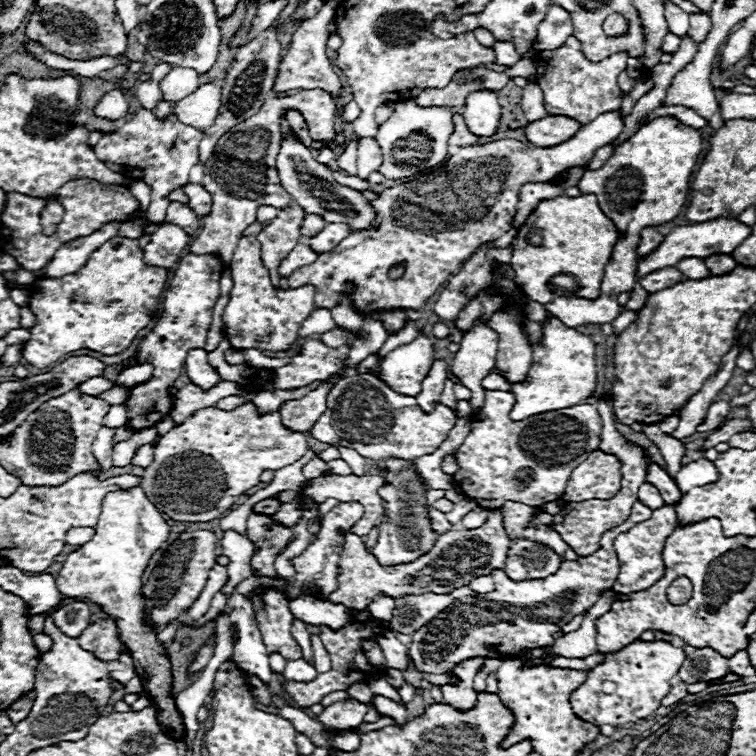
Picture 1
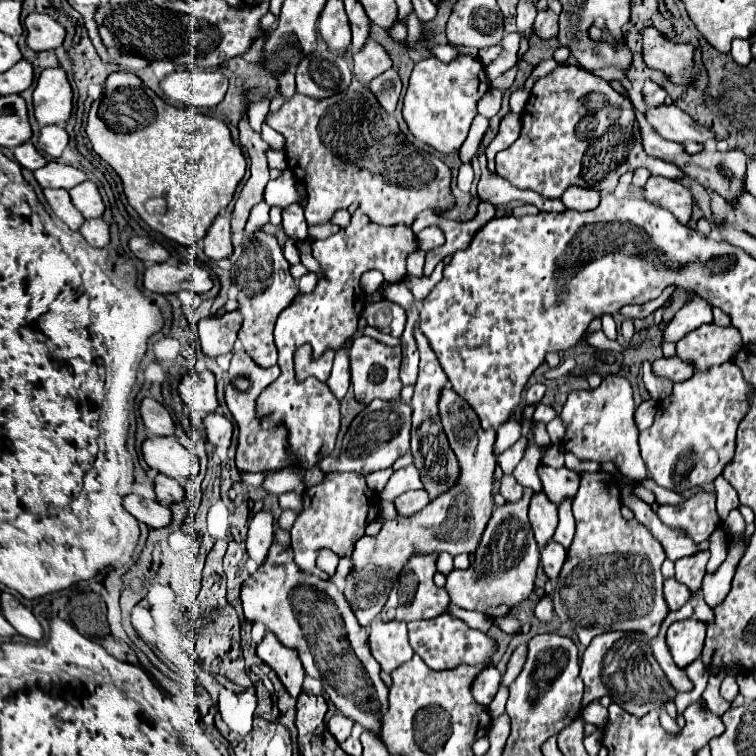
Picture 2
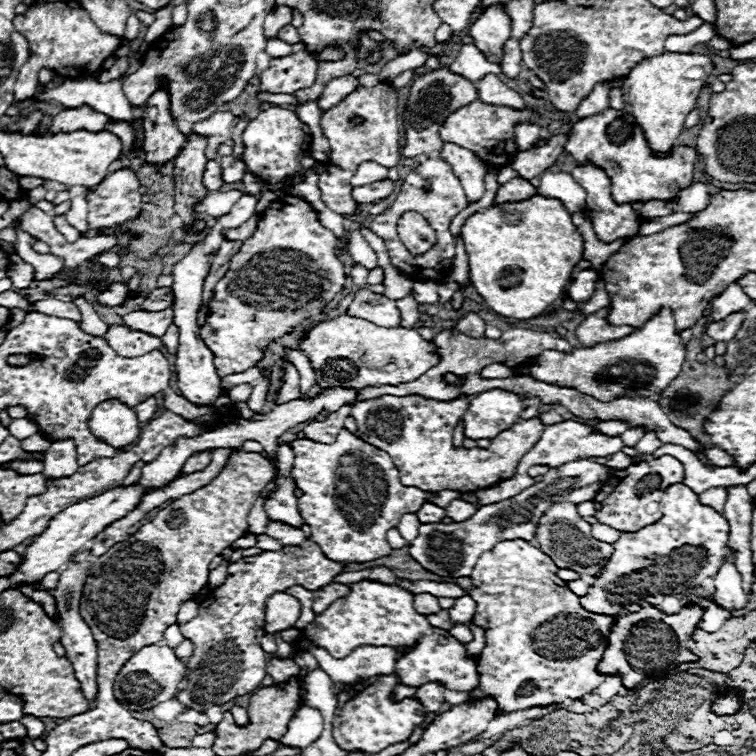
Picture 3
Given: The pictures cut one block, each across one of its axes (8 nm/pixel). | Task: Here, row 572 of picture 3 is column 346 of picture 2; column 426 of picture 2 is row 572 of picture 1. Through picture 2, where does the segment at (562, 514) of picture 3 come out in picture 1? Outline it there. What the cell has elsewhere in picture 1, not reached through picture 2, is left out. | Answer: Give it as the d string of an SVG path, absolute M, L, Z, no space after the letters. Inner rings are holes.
M516 540L510 548L504 572L512 580L536 580L560 568L562 560L550 548L532 540Z

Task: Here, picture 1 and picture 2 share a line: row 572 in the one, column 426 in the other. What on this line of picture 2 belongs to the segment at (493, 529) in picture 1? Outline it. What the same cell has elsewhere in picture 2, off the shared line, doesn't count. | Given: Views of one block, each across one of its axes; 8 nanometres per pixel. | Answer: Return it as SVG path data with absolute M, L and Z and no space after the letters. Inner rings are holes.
M416 324L416 328L414 328L414 338L416 338L416 344L418 344L418 350L420 350L420 374L418 374L418 382L416 382L416 390L414 390L414 398L412 398L412 408L414 408L414 414L412 414L412 456L414 456L414 464L416 464L416 468L420 470L420 476L422 476L422 482L424 482L424 490L428 492L428 496L430 496L430 498L436 498L436 496L440 496L442 492L446 492L448 488L452 488L452 484L456 484L456 480L458 480L458 472L460 472L460 470L458 470L458 460L456 460L456 456L454 456L452 448L448 446L446 434L444 434L444 430L442 430L442 426L440 426L440 412L438 412L438 400L440 400L442 388L448 384L448 376L444 374L444 370L442 370L442 366L440 366L440 362L438 362L438 358L436 358L434 350L430 348L430 344L428 344L426 336L422 334L422 330L418 328L418 324Z

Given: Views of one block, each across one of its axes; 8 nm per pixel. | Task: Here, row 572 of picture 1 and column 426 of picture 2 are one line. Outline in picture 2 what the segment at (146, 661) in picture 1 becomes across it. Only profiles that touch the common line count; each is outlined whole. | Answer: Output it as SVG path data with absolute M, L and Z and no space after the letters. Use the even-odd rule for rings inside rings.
M458 54L452 62L440 62L436 56L426 58L414 66L410 76L410 86L404 98L404 118L410 132L430 144L432 148L450 154L460 150L462 142L468 136L470 124L474 120L476 102L490 88L490 82L484 74L482 62L472 54Z

